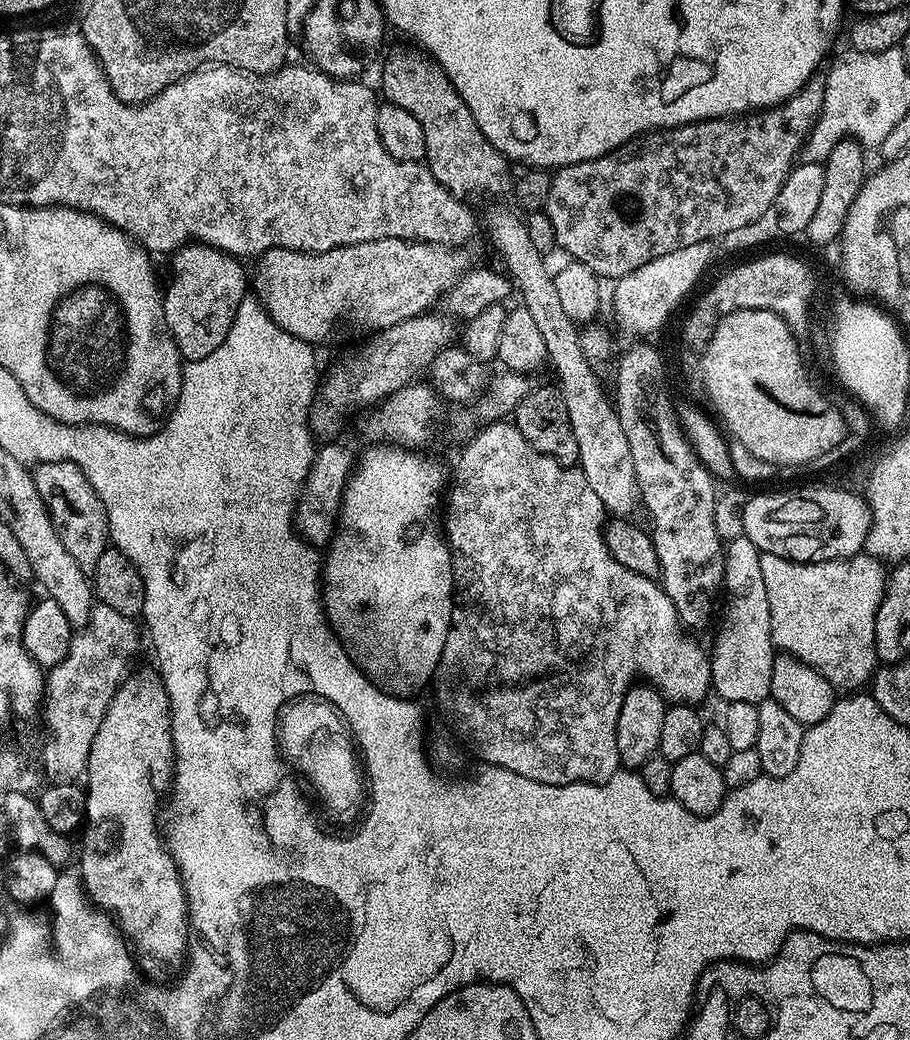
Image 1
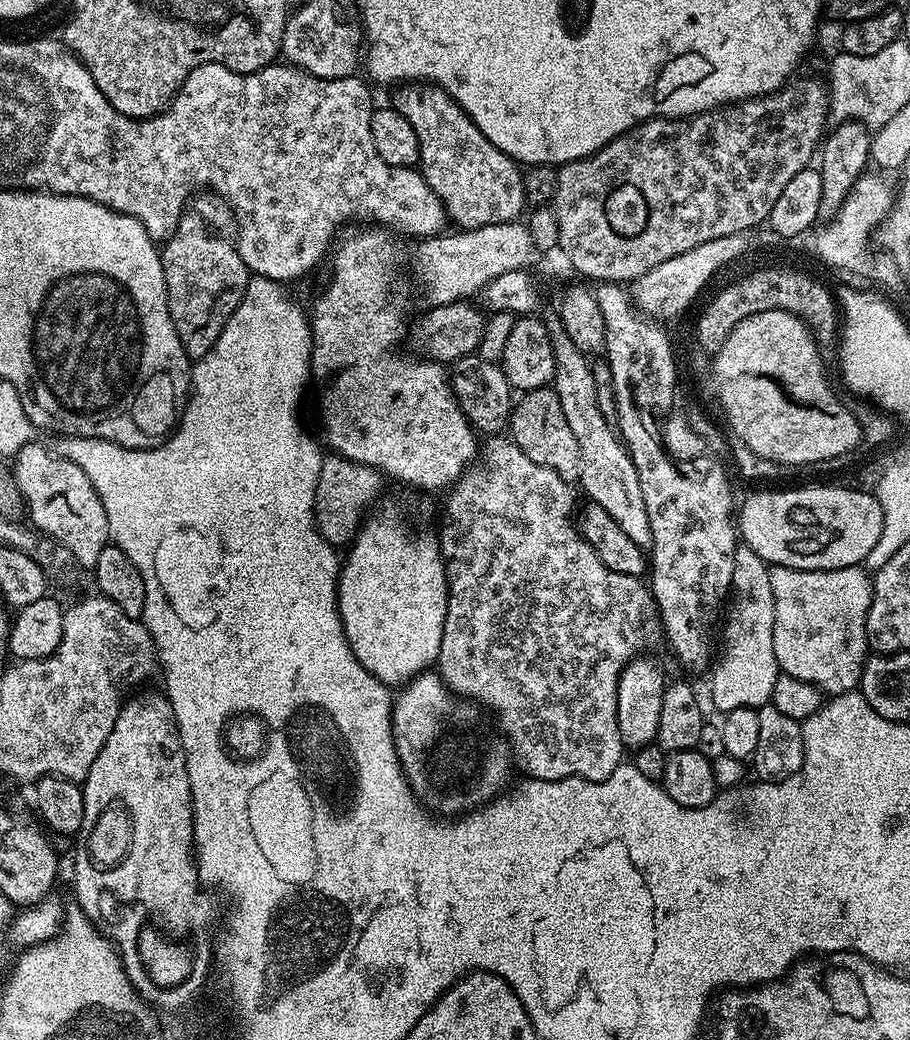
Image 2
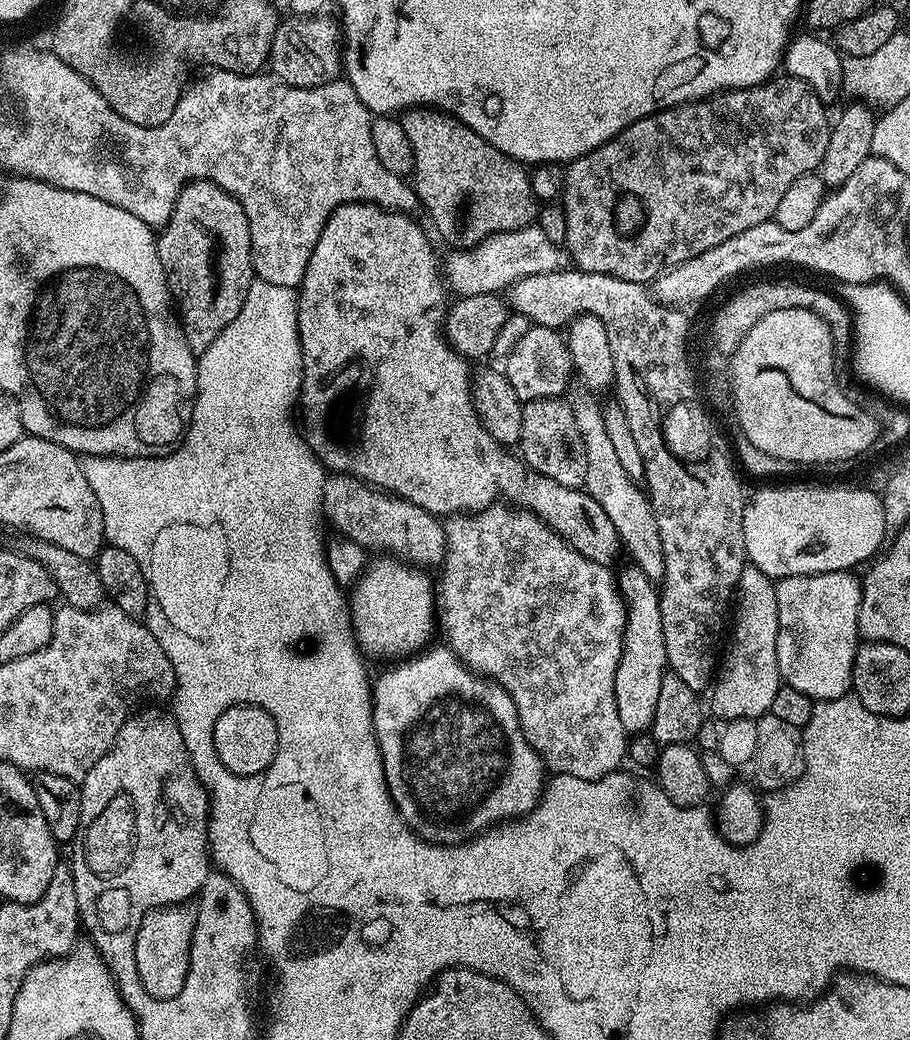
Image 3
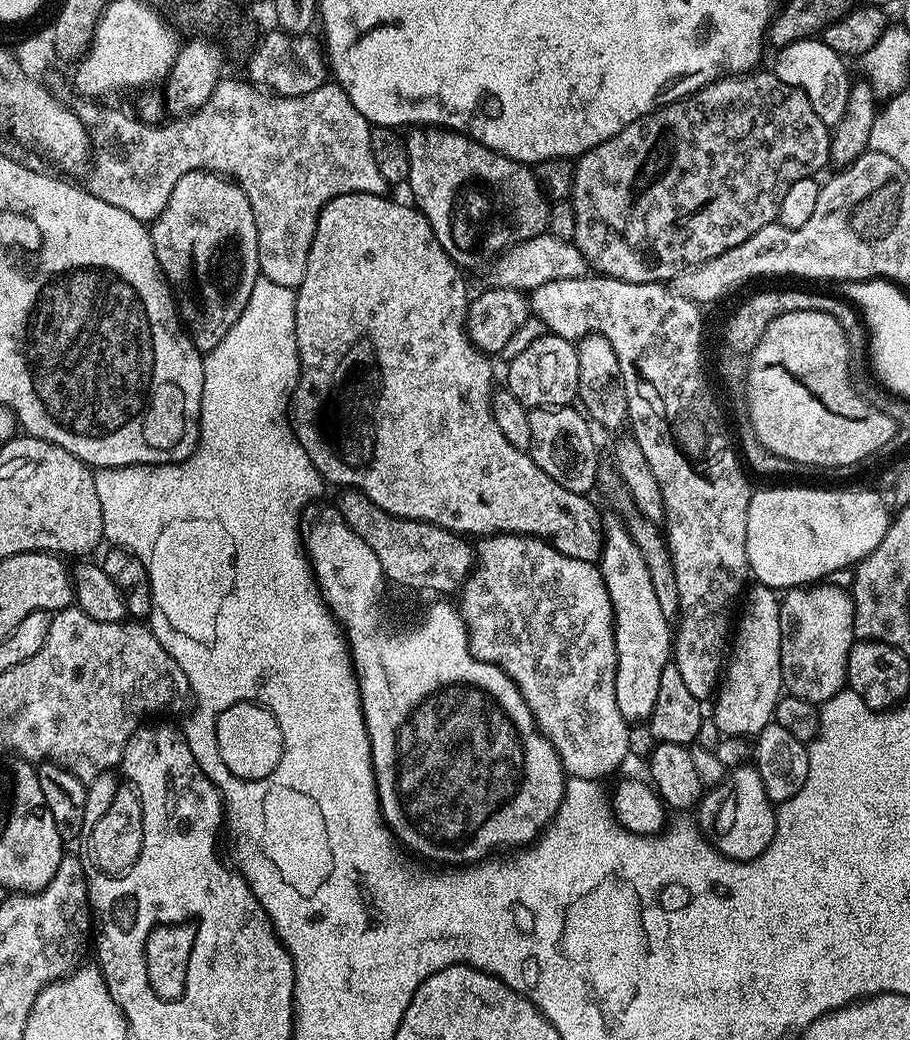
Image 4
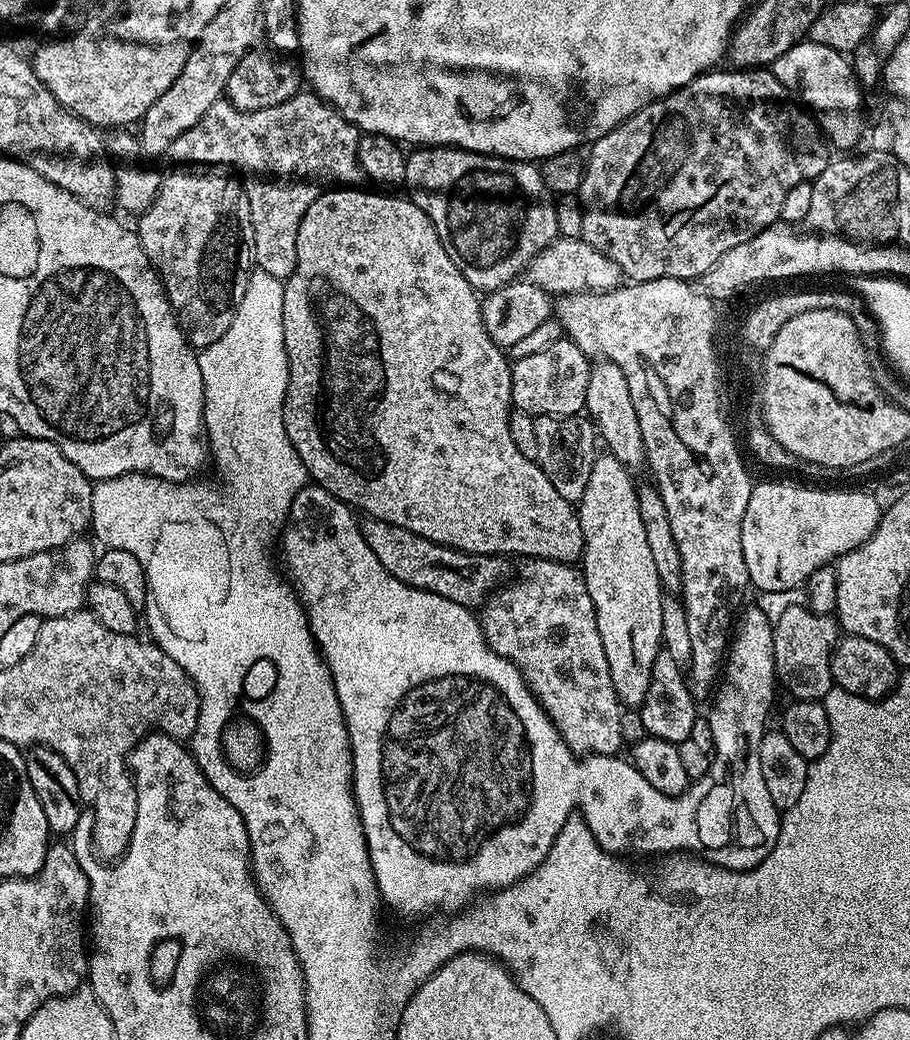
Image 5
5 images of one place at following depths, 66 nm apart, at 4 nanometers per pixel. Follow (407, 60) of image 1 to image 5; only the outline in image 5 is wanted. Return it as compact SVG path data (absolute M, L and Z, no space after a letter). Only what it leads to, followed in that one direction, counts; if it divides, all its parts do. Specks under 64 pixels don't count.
M420 146L407 153L407 195L434 222L450 262L462 270L470 286L487 294L511 284L527 269L528 263L546 246L558 238L558 218L554 194L542 182L542 174L535 163L526 160L507 160L501 156L487 156L465 148L451 146Z

